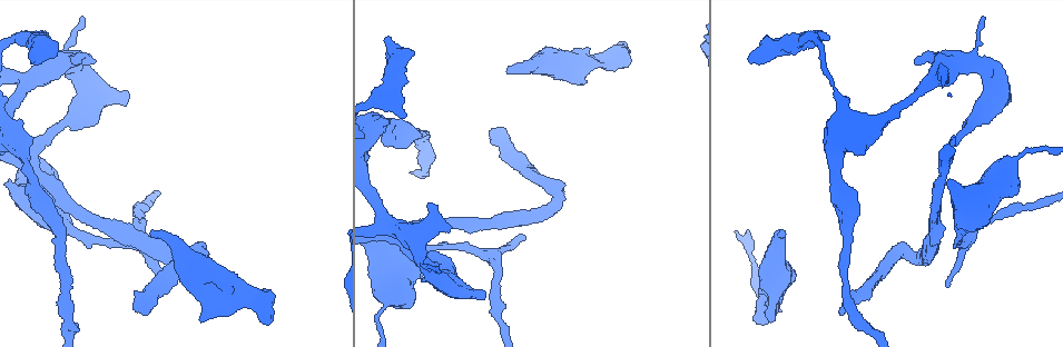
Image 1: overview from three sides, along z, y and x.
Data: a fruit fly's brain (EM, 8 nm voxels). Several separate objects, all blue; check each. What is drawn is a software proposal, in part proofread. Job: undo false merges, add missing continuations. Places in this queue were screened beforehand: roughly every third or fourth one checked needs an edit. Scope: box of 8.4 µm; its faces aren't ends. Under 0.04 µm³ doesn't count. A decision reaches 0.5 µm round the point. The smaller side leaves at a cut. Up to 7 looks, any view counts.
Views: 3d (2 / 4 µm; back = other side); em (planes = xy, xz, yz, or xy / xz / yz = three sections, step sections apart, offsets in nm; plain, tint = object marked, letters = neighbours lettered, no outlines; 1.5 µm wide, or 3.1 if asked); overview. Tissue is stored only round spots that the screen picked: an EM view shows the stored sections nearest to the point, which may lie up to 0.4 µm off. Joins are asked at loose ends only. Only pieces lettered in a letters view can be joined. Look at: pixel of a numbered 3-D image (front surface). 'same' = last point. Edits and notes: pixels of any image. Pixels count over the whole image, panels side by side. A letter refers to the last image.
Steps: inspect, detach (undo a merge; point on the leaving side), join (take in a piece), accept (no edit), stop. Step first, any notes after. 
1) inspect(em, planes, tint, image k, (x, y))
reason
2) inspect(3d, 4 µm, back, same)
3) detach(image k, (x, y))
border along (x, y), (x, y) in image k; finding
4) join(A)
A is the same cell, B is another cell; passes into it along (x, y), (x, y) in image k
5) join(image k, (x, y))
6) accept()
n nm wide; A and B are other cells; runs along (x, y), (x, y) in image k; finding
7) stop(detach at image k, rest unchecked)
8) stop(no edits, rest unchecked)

inspect(3d, 2 µm, image 1, (30, 61))
branch stops here

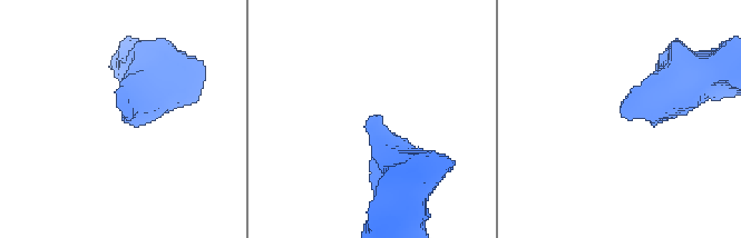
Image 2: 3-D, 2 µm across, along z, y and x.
inspect(em, planes, letters, image 2, (123, 113))

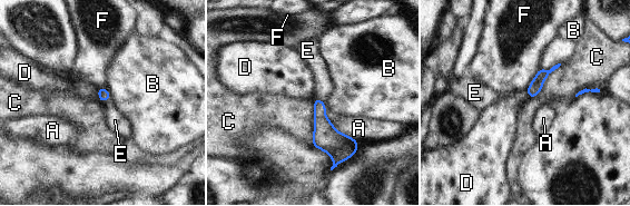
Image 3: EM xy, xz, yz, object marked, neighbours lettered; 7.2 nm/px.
accept()
A, B, C, D, E and F are other cells; border along (96, 88), (98, 99) in image 3; none of them fits

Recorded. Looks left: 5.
inspect(em, xz, step 8, letters, image 1, (68, 121))
sudden change in width

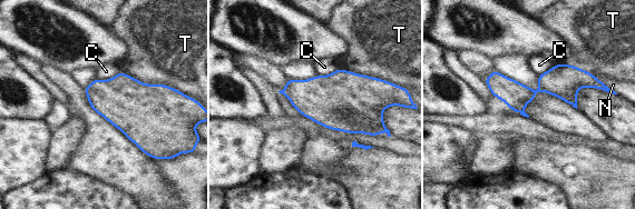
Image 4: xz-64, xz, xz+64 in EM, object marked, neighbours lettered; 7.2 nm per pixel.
accept()
160 nm wide; C, N and T are other cells; border along (119, 72), (107, 79), (95, 79) in image 4; one cell here

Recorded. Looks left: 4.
inspect(3d, 4 µm, image 1, (266, 325))
thick end

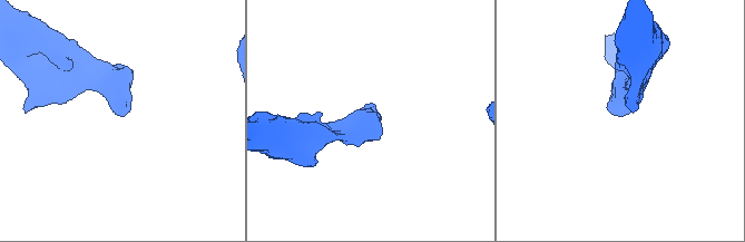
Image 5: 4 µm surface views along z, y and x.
inspect(em, xy, step 8, letters, image 5, (621, 116))
need the tissue

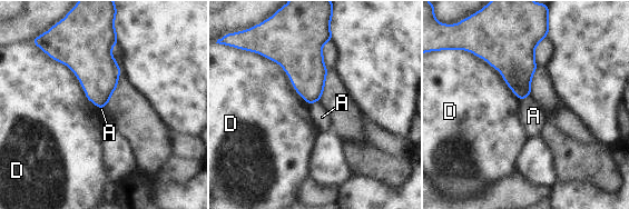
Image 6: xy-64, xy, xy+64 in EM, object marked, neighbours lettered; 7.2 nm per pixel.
accept()
A and D are other cells; border along (320, 99), (310, 105) in image 6; no lettered piece goes on from it

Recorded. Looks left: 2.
stop(no edits, rest unchecked)

